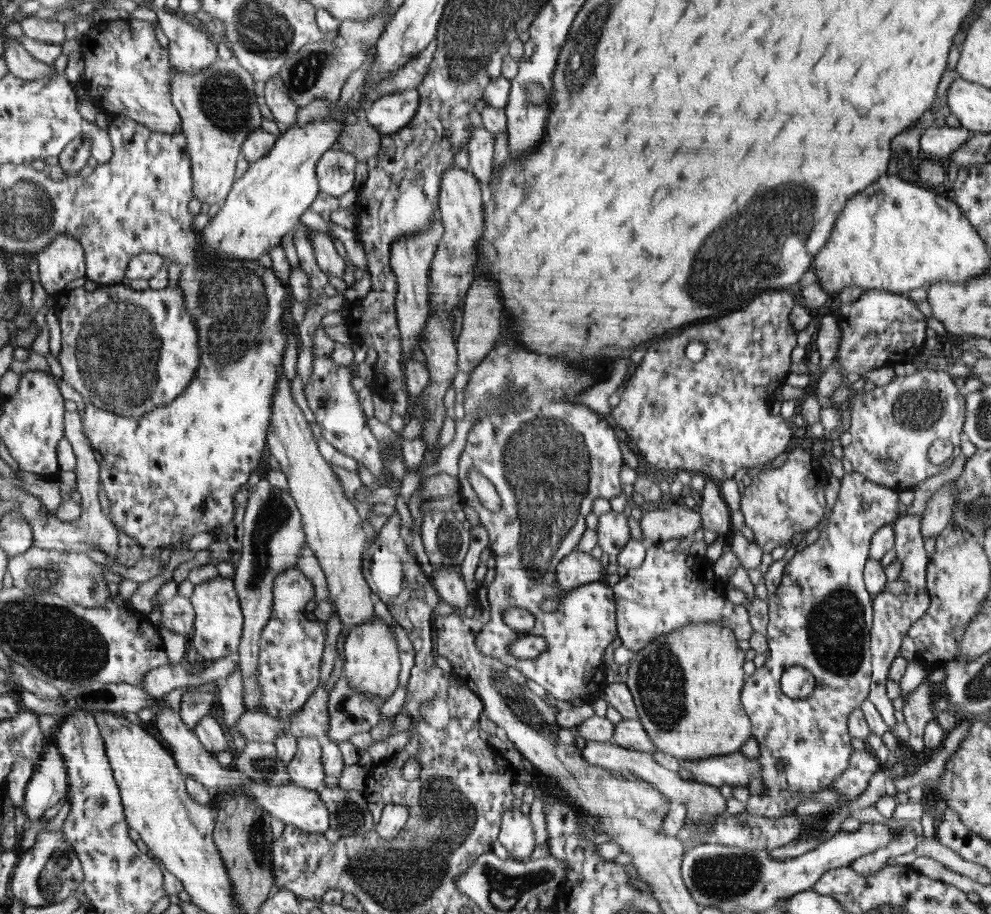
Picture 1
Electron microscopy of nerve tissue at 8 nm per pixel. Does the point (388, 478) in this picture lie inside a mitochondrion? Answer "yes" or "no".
no

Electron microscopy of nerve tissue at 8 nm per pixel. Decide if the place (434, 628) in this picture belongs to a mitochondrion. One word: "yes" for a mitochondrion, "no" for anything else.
no

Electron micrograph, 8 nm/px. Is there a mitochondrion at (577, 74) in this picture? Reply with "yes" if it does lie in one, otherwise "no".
yes

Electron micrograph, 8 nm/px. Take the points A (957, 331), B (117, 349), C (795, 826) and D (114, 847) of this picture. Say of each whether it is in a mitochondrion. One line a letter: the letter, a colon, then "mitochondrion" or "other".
A: other
B: mitochondrion
C: other
D: other

